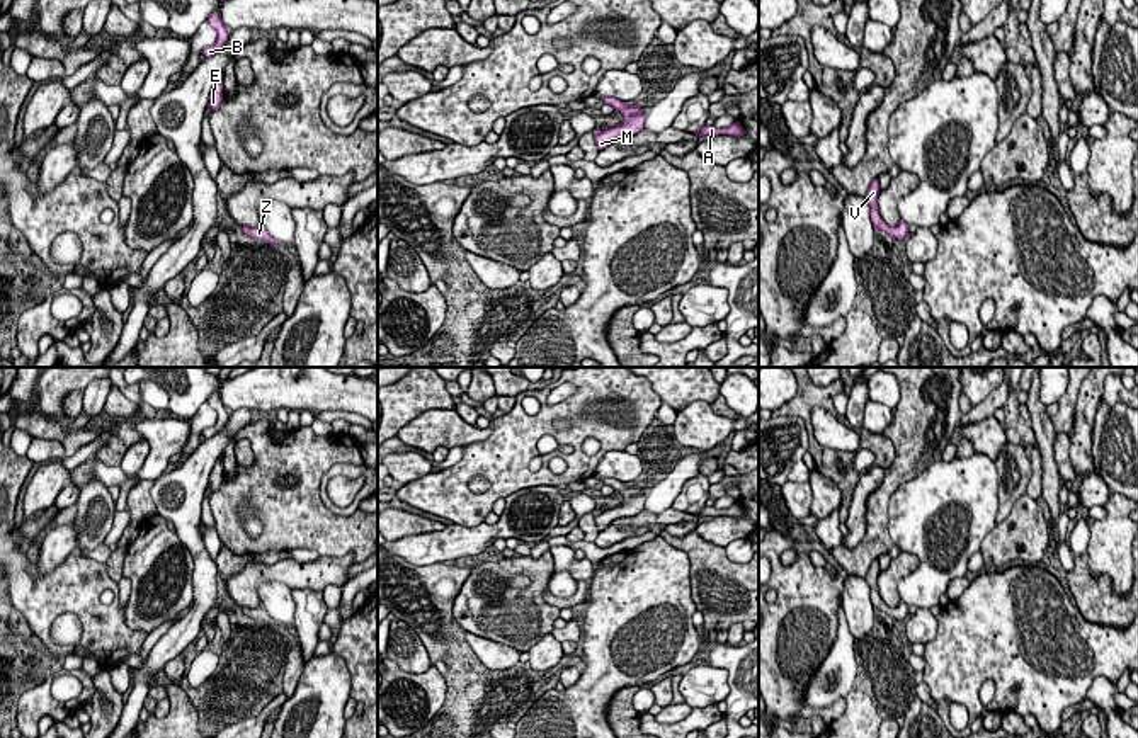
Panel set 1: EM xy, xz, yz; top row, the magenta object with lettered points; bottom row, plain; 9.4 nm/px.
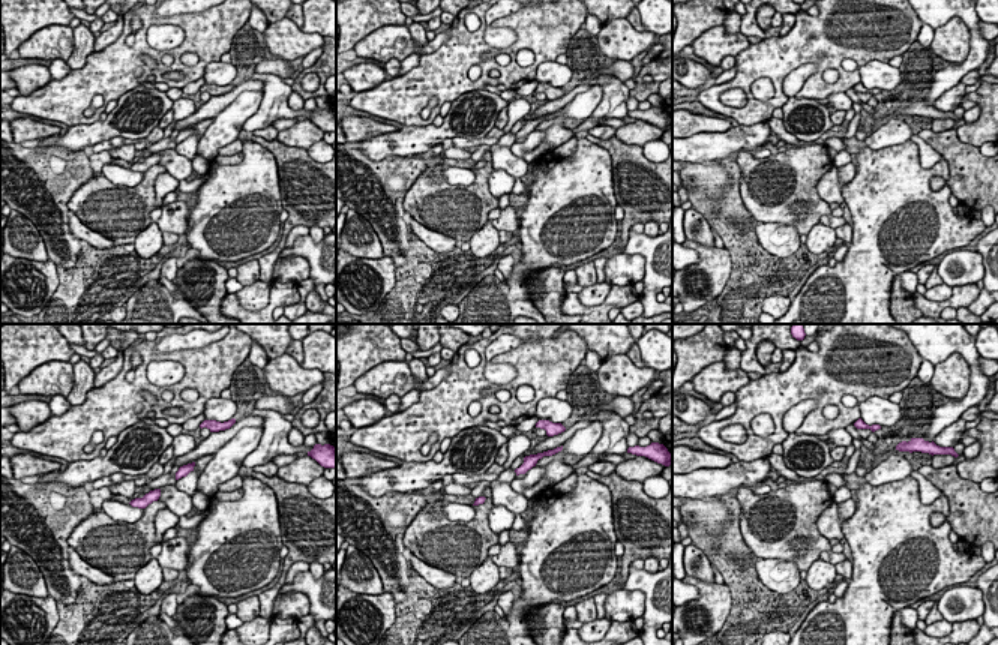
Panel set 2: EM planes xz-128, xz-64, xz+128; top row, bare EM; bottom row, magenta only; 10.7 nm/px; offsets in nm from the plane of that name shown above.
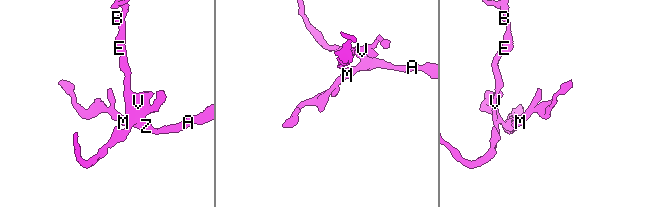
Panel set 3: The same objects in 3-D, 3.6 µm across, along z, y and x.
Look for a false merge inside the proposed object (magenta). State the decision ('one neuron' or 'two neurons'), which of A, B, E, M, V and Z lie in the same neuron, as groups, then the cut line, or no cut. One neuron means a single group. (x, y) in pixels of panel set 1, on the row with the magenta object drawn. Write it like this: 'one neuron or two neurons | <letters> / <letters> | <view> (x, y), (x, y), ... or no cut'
one neuron | A B E M V Z | no cut

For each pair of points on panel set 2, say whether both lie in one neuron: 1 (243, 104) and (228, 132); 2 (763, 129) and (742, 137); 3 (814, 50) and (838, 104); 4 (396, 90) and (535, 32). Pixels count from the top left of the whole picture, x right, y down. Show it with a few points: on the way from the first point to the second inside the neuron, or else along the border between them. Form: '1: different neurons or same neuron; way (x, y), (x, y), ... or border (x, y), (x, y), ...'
1: same neuron; way (239, 111), (228, 125)
2: same neuron; way (758, 134), (746, 137)
3: different neurons; border (844, 90), (827, 96)
4: same neuron; way (431, 78), (464, 50), (489, 50), (500, 54)

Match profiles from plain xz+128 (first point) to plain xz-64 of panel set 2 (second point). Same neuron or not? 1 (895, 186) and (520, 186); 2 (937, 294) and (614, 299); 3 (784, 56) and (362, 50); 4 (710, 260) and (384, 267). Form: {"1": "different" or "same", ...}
{"1": "different", "2": "different", "3": "different", "4": "same"}

